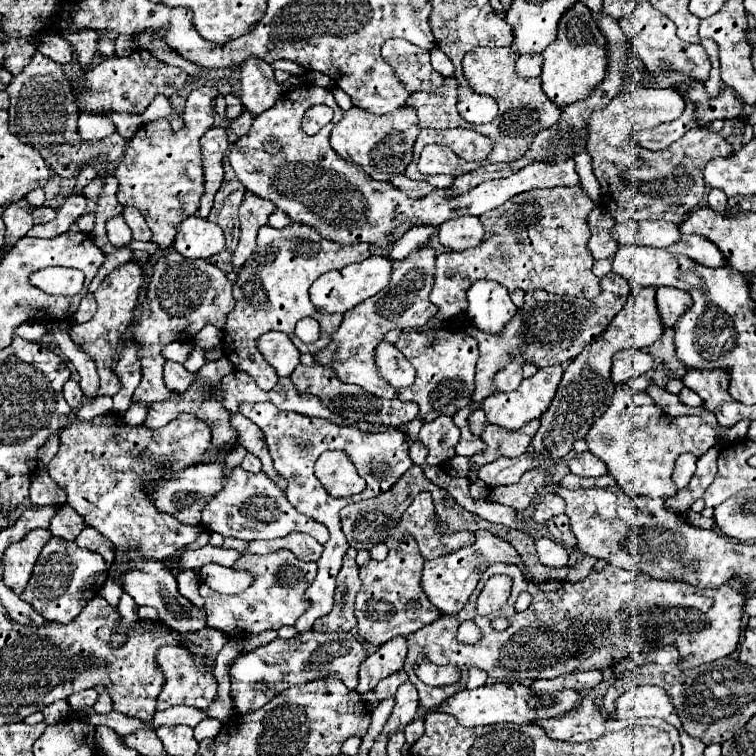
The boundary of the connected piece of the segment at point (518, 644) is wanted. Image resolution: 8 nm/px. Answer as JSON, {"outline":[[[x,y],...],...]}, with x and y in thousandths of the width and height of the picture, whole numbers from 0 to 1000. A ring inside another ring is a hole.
{"outline":[[[652,745],[649,750],[644,750],[644,755],[636,761],[626,787],[620,790],[618,800],[612,803],[610,811],[599,813],[583,813],[578,821],[562,827],[560,832],[538,840],[538,872],[536,872],[536,890],[541,893],[541,901],[552,909],[554,914],[554,933],[562,935],[565,940],[578,938],[581,930],[586,930],[591,922],[607,917],[615,909],[618,893],[623,882],[631,882],[636,888],[644,890],[647,898],[652,901],[705,901],[705,898],[731,898],[737,893],[745,890],[755,890],[763,885],[800,885],[808,882],[813,877],[813,872],[824,872],[829,866],[840,866],[851,858],[861,858],[869,853],[885,853],[893,851],[898,864],[901,864],[901,874],[898,882],[919,882],[919,880],[930,880],[930,877],[940,877],[946,872],[962,869],[967,866],[975,853],[978,853],[978,840],[980,840],[980,813],[983,813],[983,800],[985,800],[985,766],[972,763],[964,766],[962,771],[956,771],[954,776],[946,779],[925,779],[919,774],[903,771],[903,769],[869,769],[858,761],[851,761],[848,755],[827,755],[811,747],[803,747],[798,755],[784,753],[779,758],[779,763],[774,763],[771,769],[755,771],[755,769],[721,769],[721,771],[700,771],[692,766],[692,758],[687,755],[687,750],[680,746]],[[649,761],[671,761],[679,766],[679,776],[676,776],[676,790],[668,798],[668,803],[652,813],[644,816],[634,816],[628,811],[628,795],[642,774],[642,769]],[[689,782],[700,782],[705,787],[705,795],[700,800],[700,806],[694,811],[681,811],[679,808],[679,798],[684,795]],[[657,816],[668,816],[673,819],[673,829],[668,835],[657,835],[652,832],[652,821]],[[612,821],[626,821],[636,829],[639,835],[639,845],[631,853],[610,853],[602,848],[602,835]],[[554,866],[565,866],[575,880],[599,880],[607,885],[610,898],[599,906],[583,906],[583,909],[567,909],[560,901],[552,898],[552,893],[546,890],[546,877]]]}

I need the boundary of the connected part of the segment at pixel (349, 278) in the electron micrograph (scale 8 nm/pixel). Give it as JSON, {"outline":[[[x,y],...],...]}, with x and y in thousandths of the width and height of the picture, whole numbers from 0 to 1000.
{"outline":[[[491,337],[478,348],[467,348],[459,351],[454,356],[446,358],[433,358],[427,361],[409,382],[411,390],[411,401],[425,411],[425,414],[456,414],[462,409],[467,409],[472,401],[483,398],[485,393],[493,393],[496,388],[501,388],[504,382],[512,380],[515,366],[517,366],[517,343],[507,340],[507,337]]]}

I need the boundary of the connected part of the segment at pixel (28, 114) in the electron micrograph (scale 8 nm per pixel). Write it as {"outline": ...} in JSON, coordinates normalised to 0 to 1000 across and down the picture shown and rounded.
{"outline":[[[46,67],[41,83],[30,91],[30,97],[15,104],[7,120],[15,131],[12,173],[20,176],[20,181],[25,181],[28,189],[36,189],[44,197],[49,197],[60,210],[62,221],[78,234],[94,237],[102,231],[102,226],[107,226],[112,218],[123,216],[128,209],[139,216],[152,216],[155,210],[160,213],[168,187],[157,181],[155,175],[120,189],[107,184],[107,179],[102,176],[104,144],[97,128],[94,110],[83,97],[83,89],[67,81],[65,75]]]}

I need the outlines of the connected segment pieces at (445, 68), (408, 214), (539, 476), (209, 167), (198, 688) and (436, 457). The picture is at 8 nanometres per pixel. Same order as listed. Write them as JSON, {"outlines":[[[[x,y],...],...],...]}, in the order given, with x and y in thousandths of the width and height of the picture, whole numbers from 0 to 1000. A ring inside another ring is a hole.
{"outlines":[[[[573,62],[573,65],[570,65],[570,86],[573,86],[575,94],[581,94],[581,97],[589,99],[589,102],[591,102],[591,99],[599,99],[599,94],[602,94],[597,78],[594,78],[581,62]]],[[[422,112],[390,115],[390,118],[380,120],[358,144],[348,147],[345,152],[340,152],[340,157],[335,160],[329,176],[321,179],[319,184],[313,184],[308,189],[308,194],[303,197],[303,216],[306,216],[313,237],[324,245],[327,253],[337,255],[340,261],[361,266],[364,274],[369,279],[374,279],[385,292],[393,292],[393,295],[414,300],[427,316],[438,316],[438,319],[446,319],[446,321],[478,321],[478,319],[483,319],[483,321],[496,321],[501,327],[509,327],[509,324],[520,321],[520,316],[515,311],[517,303],[525,300],[533,292],[549,292],[549,298],[567,298],[567,295],[570,298],[583,298],[586,292],[599,290],[599,287],[610,287],[610,284],[634,287],[634,284],[660,274],[663,269],[668,269],[671,263],[676,263],[679,258],[692,255],[692,253],[702,253],[702,250],[713,250],[713,247],[737,247],[737,245],[766,245],[766,231],[761,229],[761,213],[758,210],[750,210],[750,213],[745,213],[739,218],[721,216],[721,213],[705,213],[705,216],[694,218],[689,226],[684,226],[684,229],[679,229],[673,234],[642,239],[642,242],[631,245],[628,250],[623,250],[623,253],[618,253],[612,258],[597,261],[597,263],[591,263],[589,255],[583,255],[583,253],[581,255],[578,253],[567,255],[560,263],[544,263],[533,253],[520,247],[515,239],[496,239],[478,221],[472,221],[470,216],[456,213],[454,208],[448,210],[448,205],[435,192],[435,179],[438,179],[438,171],[451,160],[451,152],[454,152],[454,144],[443,136],[443,131],[440,131],[435,118],[422,115]],[[422,136],[435,139],[443,147],[443,152],[440,152],[440,160],[433,163],[425,171],[422,179],[411,181],[411,179],[398,173],[398,155],[411,139],[422,139]],[[356,181],[361,181],[361,184],[366,184],[372,189],[369,202],[353,202],[351,200],[351,189],[353,189]]],[[[697,623],[684,639],[668,642],[668,644],[655,644],[647,652],[647,663],[673,668],[679,673],[694,673],[700,671],[713,655],[710,649],[721,649],[726,642],[726,628],[718,623]]],[[[279,168],[266,181],[266,202],[269,202],[269,229],[271,229],[271,255],[266,261],[263,287],[274,287],[282,271],[282,261],[292,247],[295,239],[295,205],[303,194],[300,171],[295,168]]],[[[216,856],[208,866],[210,882],[216,882],[216,893],[221,890],[221,903],[208,925],[208,940],[224,938],[229,933],[253,933],[258,938],[274,938],[287,925],[287,898],[282,893],[282,880],[274,869],[258,866],[245,856]]],[[[581,549],[578,554],[560,560],[554,570],[554,581],[562,583],[567,591],[565,602],[565,615],[578,615],[589,618],[589,612],[602,604],[602,589],[607,583],[607,565],[599,560],[599,552],[594,549]]]]}

